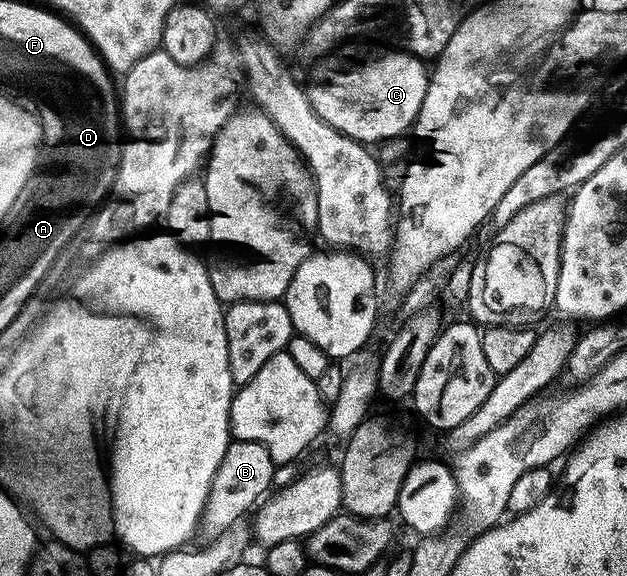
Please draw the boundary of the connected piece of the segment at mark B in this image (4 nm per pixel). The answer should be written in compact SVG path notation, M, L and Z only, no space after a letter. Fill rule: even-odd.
M234 439L229 445L227 454L223 454L223 462L211 482L211 490L207 494L205 508L201 512L199 525L199 536L203 538L201 540L208 542L219 538L219 534L223 534L223 530L227 530L232 524L242 523L247 517L245 515L250 511L249 516L262 503L272 484L275 484L275 465L271 454L267 454L267 446L259 442Z

